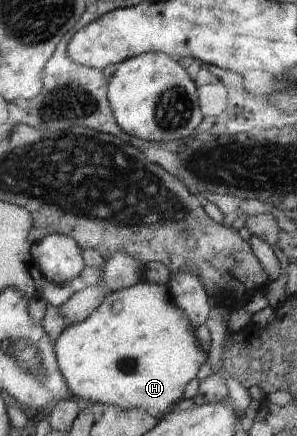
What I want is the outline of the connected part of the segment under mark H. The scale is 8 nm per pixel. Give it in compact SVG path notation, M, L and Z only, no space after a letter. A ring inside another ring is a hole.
M140 280L132 286L104 296L102 304L82 322L68 326L56 338L58 370L71 394L84 400L102 402L122 410L139 408L159 416L182 399L182 391L195 378L200 363L207 360L193 335L194 328L172 304L167 286Z

